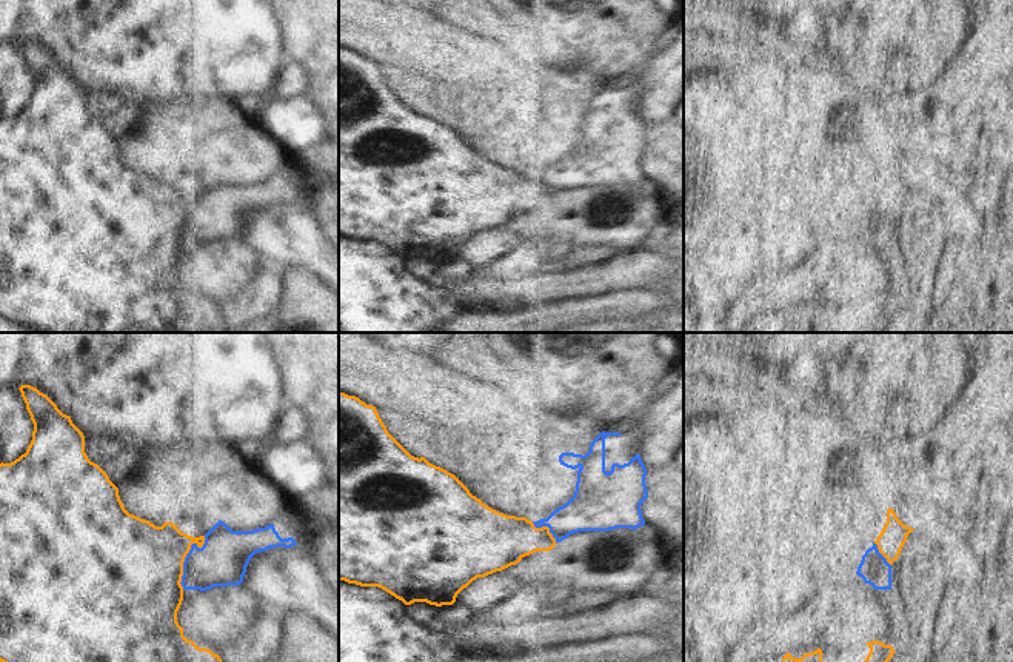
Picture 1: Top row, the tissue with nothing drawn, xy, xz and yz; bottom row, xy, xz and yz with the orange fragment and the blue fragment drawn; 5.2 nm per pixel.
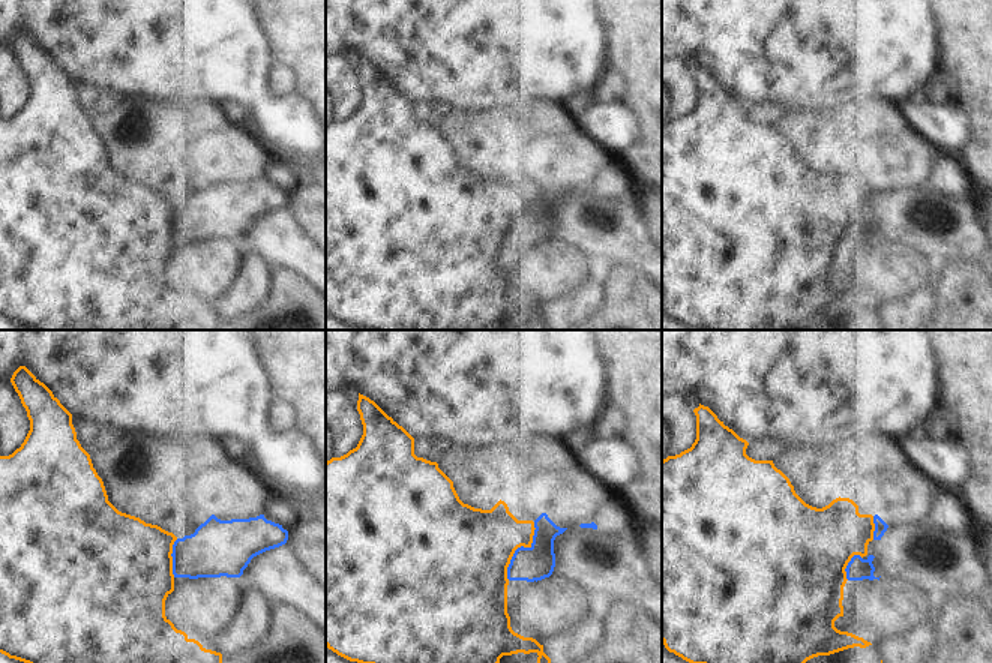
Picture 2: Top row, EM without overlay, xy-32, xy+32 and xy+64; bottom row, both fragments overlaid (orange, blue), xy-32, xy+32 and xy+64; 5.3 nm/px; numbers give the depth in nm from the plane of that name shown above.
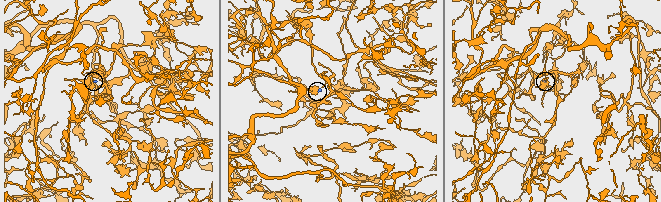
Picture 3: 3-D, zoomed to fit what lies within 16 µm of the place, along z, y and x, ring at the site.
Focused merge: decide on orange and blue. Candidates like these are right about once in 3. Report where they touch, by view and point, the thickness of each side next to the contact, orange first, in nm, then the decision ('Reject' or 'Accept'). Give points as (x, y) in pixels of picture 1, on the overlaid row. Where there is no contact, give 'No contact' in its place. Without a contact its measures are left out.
Touches orange at xy (185, 556). Thickness 460 nm (orange) against 260 nm. Reject

